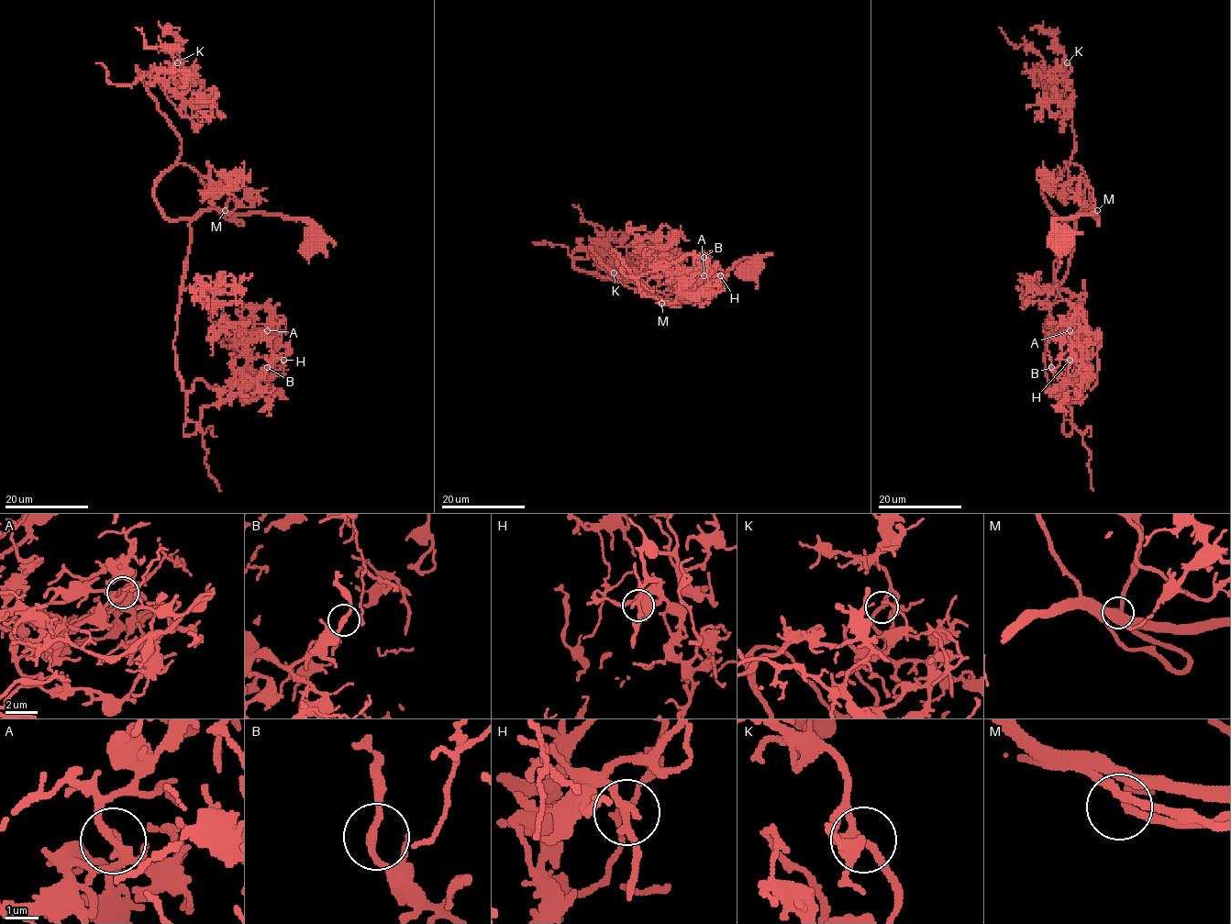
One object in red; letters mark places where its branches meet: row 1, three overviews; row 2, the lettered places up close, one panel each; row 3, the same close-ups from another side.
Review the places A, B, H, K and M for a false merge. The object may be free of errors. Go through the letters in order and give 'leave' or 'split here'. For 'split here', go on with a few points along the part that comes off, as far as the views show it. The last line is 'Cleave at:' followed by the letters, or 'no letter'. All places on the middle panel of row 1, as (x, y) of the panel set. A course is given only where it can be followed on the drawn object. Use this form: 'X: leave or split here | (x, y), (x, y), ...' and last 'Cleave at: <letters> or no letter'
A: leave
B: leave
H: leave
K: leave
M: leave
Cleave at: no letter

